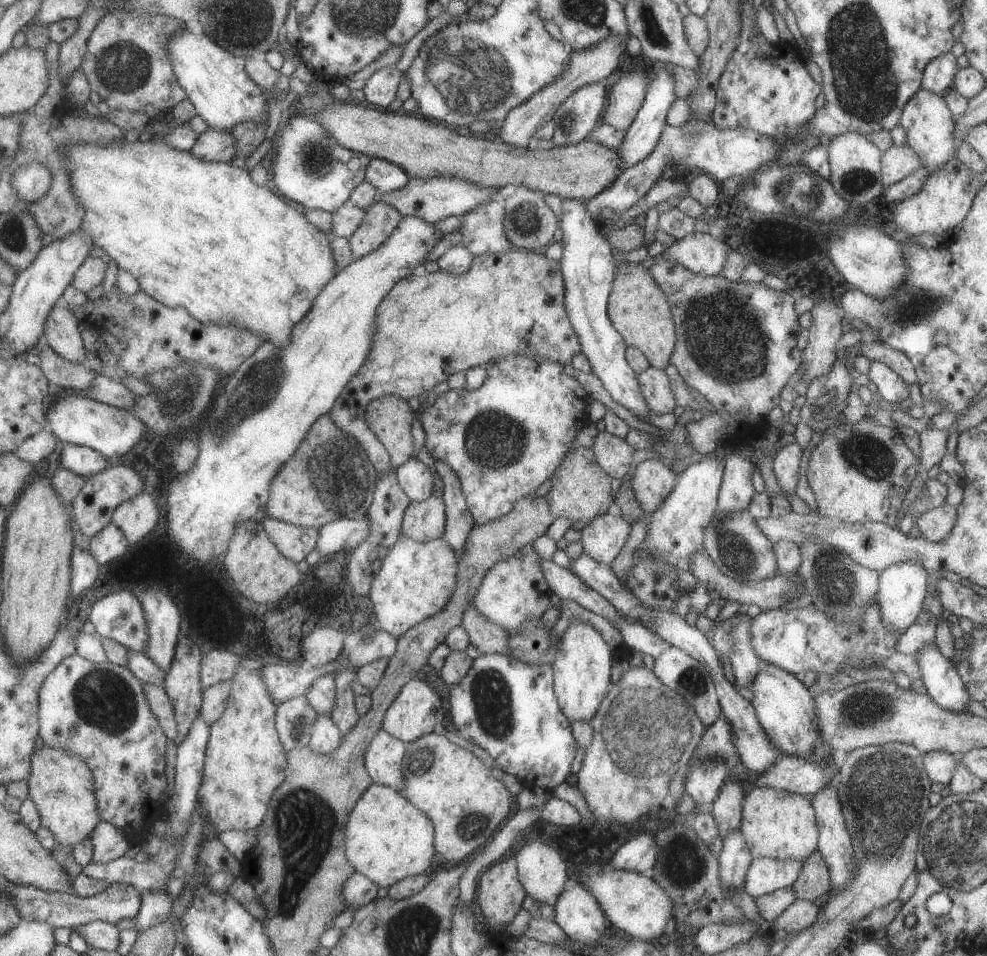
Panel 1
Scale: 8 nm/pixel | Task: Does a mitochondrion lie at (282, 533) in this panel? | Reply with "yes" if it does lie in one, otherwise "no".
no

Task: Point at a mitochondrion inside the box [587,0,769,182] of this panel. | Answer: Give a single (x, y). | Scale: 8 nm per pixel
(657, 36)

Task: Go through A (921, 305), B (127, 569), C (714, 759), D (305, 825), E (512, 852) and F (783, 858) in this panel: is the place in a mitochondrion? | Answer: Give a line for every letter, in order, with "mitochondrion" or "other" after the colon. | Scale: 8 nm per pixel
A: mitochondrion
B: other
C: other
D: mitochondrion
E: other
F: other

